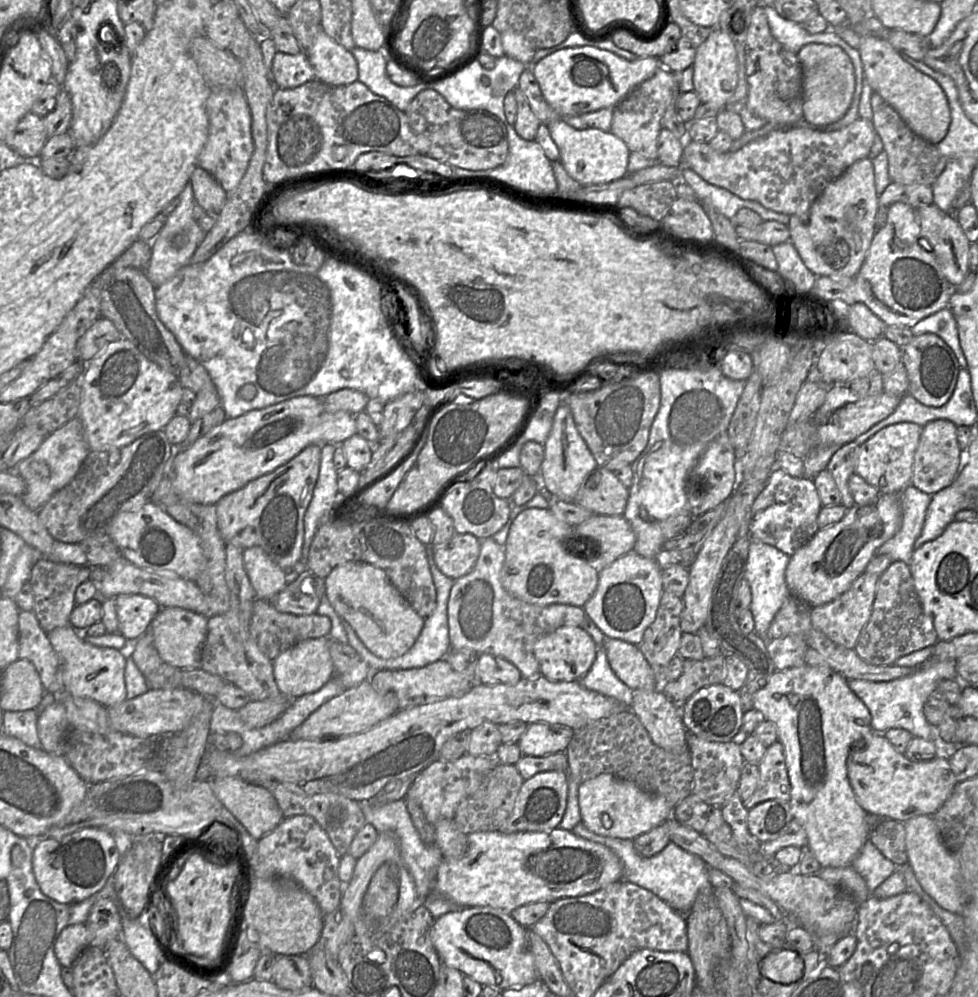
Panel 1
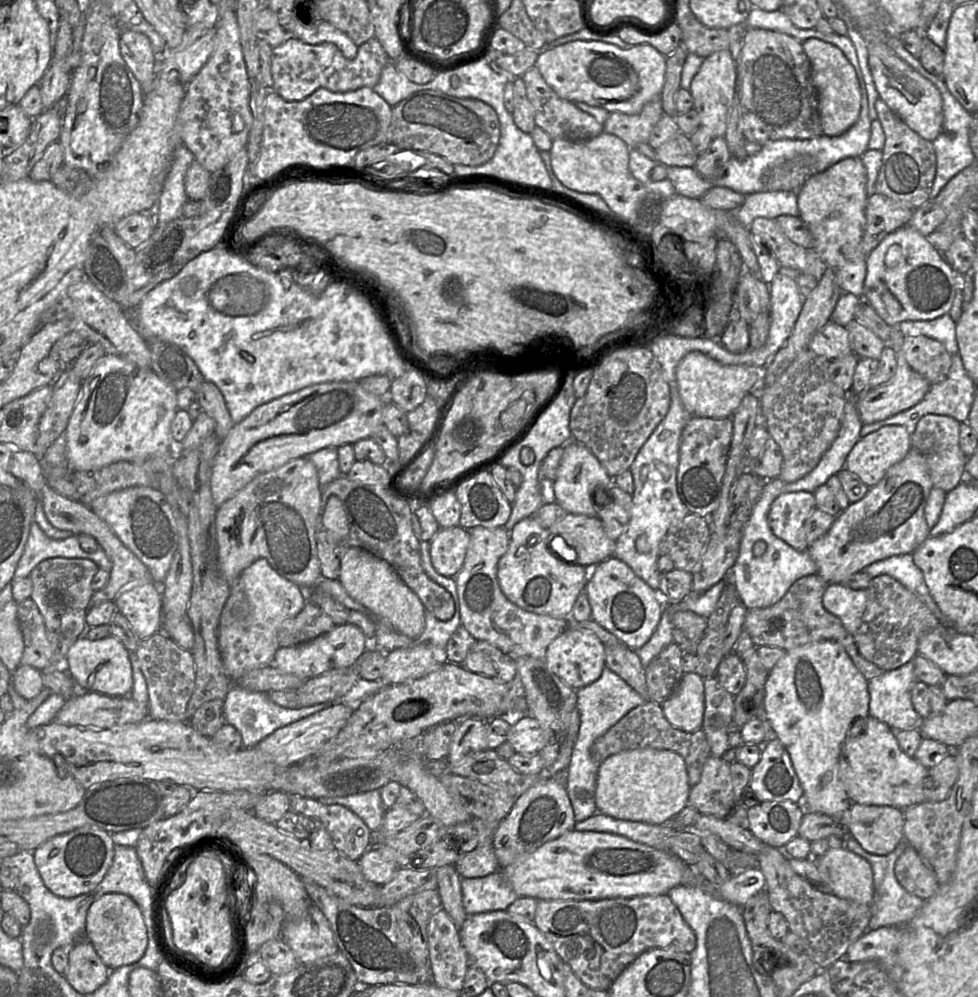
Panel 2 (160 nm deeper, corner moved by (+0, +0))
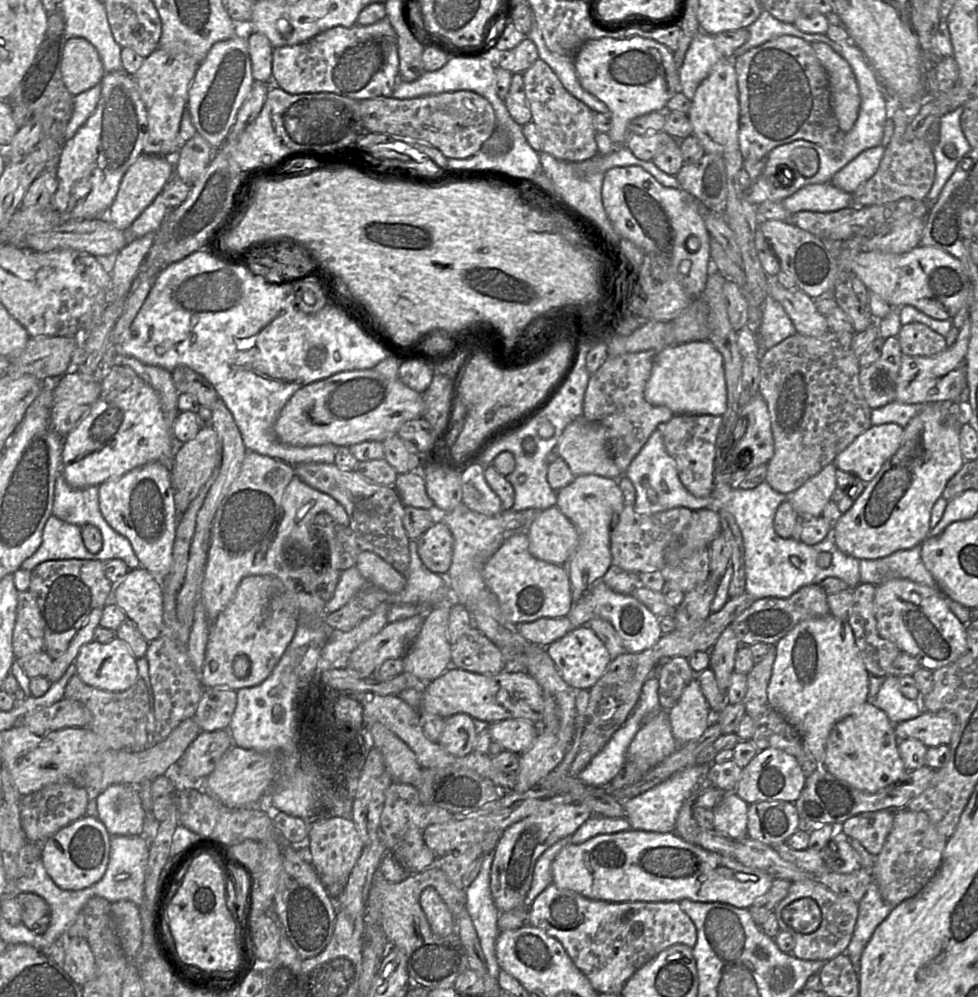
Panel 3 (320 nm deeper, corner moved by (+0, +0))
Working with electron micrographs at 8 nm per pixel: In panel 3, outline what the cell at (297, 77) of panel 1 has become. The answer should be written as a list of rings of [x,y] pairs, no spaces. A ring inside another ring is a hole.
[[[387,18],[368,26],[336,26],[293,46],[273,48],[274,86],[289,94],[334,93],[354,100],[390,98],[399,79],[398,37]]]

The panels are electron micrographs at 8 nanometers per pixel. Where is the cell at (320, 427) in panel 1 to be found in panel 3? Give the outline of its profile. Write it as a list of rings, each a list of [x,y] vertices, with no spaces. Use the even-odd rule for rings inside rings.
[[[374,369],[344,371],[306,385],[299,389],[282,409],[274,431],[285,444],[308,447],[333,444],[338,447],[351,447],[364,441],[383,442],[397,434],[405,422],[424,416],[423,396],[398,378],[388,379]]]

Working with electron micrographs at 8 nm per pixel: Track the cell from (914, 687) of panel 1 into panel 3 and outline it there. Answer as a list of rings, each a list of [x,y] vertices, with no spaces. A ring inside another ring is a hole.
[[[885,677],[877,696],[871,701],[874,706],[884,711],[895,725],[917,717],[922,709],[920,700],[906,698],[899,690],[898,677]]]

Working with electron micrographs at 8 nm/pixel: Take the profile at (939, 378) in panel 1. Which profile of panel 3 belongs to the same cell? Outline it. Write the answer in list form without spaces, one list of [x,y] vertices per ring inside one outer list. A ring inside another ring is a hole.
[[[919,322],[902,325],[897,337],[902,353],[908,356],[929,357],[947,347],[945,337]]]

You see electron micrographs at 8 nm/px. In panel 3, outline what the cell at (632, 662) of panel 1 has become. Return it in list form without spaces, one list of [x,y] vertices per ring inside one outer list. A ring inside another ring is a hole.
[[[565,617],[540,618],[533,622],[516,624],[518,632],[529,642],[547,647],[552,642],[562,638],[574,627]]]

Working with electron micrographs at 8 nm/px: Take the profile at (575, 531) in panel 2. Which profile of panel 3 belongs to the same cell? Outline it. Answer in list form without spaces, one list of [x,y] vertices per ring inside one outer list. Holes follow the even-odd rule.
[[[556,506],[537,512],[527,535],[533,556],[558,565],[566,566],[579,543],[574,524]]]

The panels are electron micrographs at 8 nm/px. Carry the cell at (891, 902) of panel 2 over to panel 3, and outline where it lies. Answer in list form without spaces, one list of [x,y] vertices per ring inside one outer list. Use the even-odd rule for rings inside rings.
[[[872,880],[858,903],[859,912],[852,939],[845,951],[859,978],[860,959],[863,950],[876,928],[886,919],[895,906],[883,900],[879,888]]]

